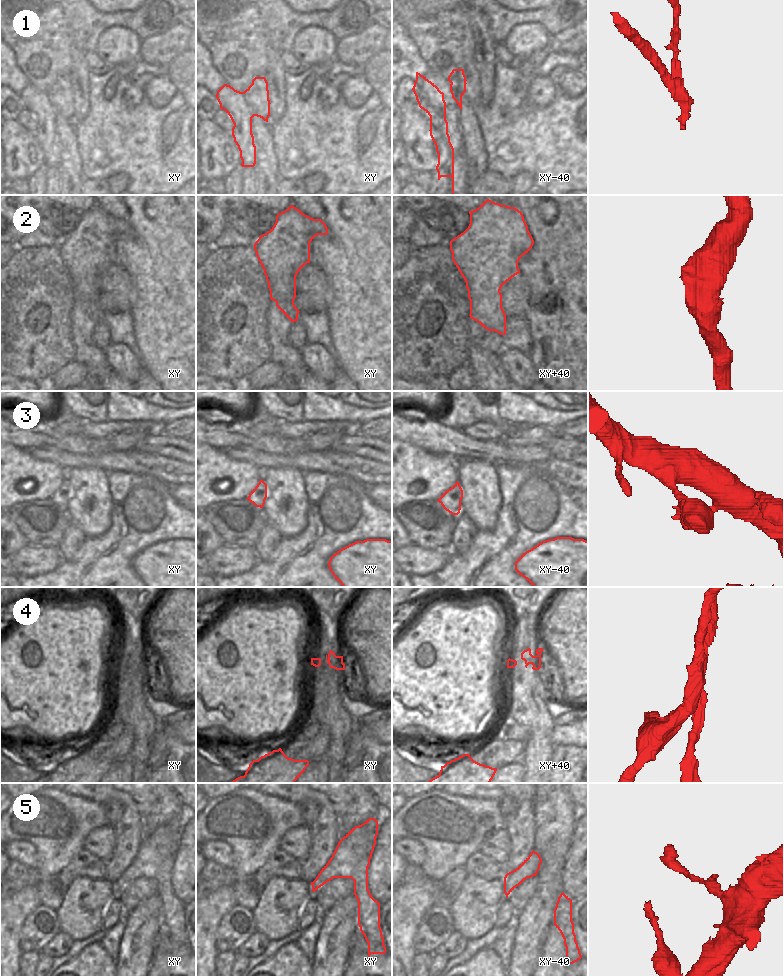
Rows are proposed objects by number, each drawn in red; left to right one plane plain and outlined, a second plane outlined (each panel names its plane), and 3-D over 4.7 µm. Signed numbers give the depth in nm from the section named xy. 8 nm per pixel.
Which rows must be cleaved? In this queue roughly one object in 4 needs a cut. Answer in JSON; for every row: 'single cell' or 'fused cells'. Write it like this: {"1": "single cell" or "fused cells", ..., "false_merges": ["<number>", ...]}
{"1": "fused cells", "2": "fused cells", "3": "single cell", "4": "fused cells", "5": "single cell", "false_merges": ["1", "2", "4"]}

